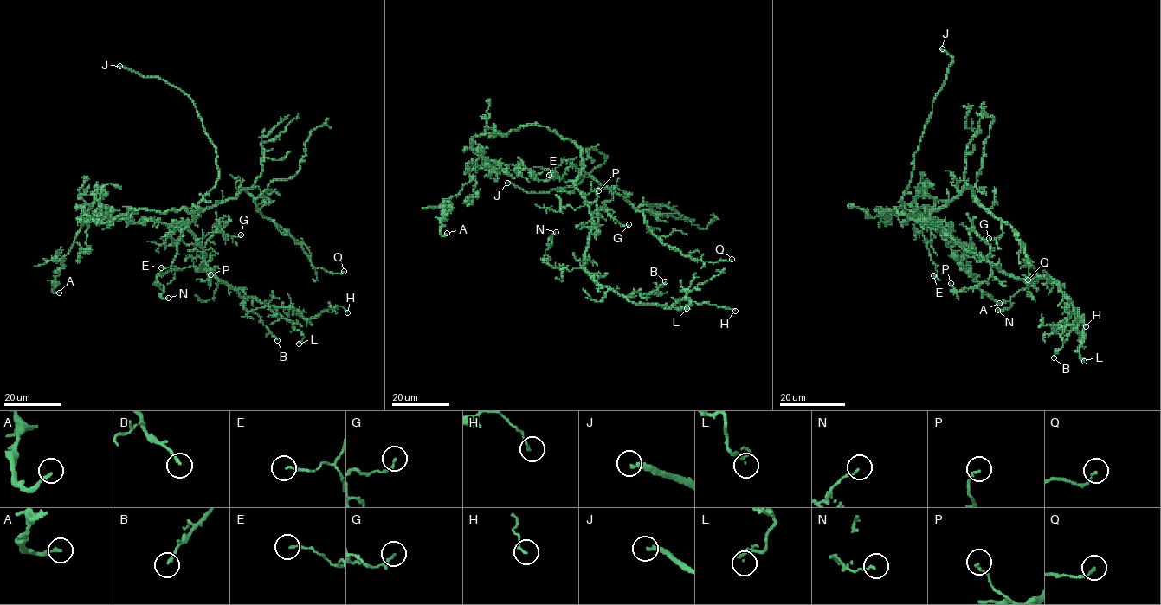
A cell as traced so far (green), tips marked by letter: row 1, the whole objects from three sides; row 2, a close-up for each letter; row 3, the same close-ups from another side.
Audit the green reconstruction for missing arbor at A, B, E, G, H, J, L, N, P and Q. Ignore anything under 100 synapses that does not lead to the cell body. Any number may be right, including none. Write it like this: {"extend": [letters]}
{"extend": ["J"]}

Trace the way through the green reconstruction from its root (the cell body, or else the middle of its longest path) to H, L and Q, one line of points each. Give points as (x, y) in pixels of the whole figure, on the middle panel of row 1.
H: (583, 193), (592, 220), (584, 269), (601, 286), (635, 304), (670, 307), (687, 299), (735, 311)
L: (583, 193), (592, 220), (584, 269), (601, 286), (614, 289), (629, 302), (667, 308), (692, 305), (686, 308)
Q: (583, 193), (574, 183), (583, 170), (640, 210), (663, 243), (692, 259), (732, 259)

